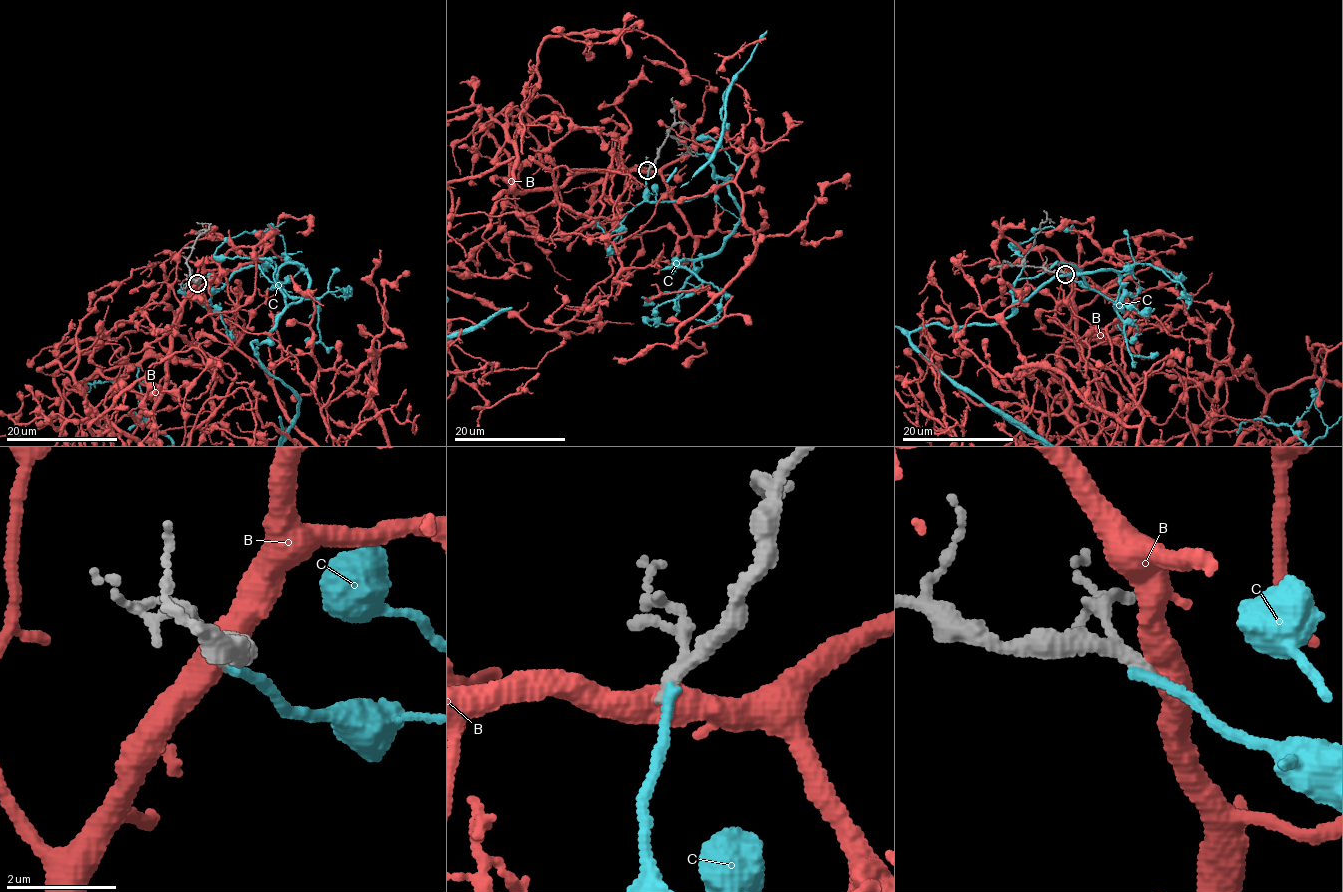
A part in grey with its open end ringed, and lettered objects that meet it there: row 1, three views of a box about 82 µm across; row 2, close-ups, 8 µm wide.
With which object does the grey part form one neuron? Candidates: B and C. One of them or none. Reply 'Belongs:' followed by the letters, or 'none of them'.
Belongs: none of them

